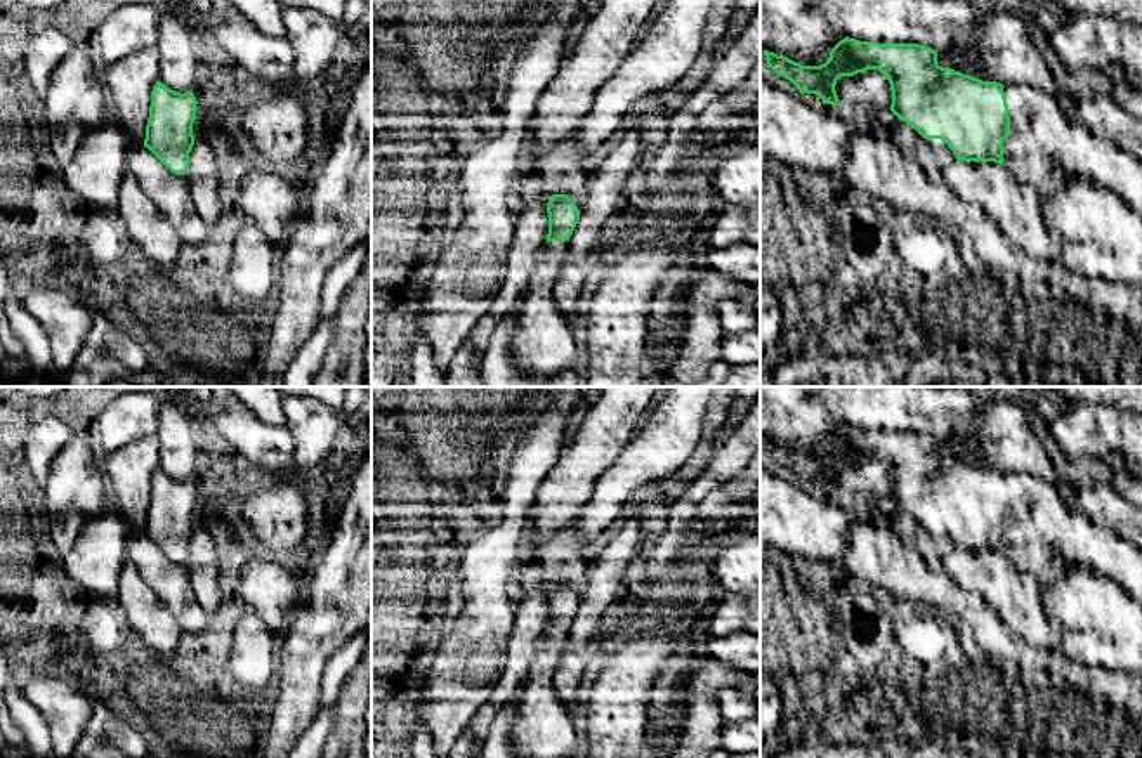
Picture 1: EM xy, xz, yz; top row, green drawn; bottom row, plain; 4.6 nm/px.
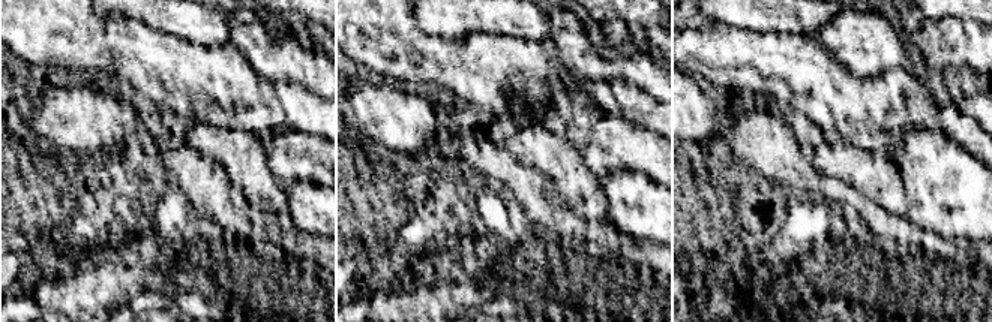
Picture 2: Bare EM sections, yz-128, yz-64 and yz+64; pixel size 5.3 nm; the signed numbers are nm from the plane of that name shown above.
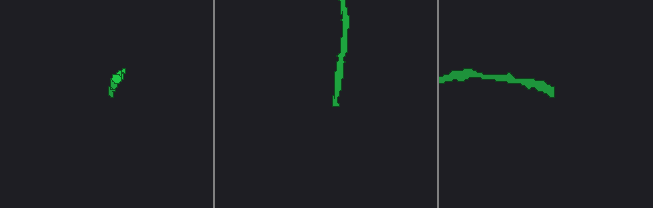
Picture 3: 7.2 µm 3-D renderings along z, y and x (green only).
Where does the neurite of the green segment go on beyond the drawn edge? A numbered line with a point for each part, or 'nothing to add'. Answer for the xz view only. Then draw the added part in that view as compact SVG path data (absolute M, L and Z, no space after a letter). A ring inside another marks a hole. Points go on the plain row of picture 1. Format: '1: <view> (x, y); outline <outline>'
1: xz (542, 727); outline M545 630L528 678L515 697L512 741L524 758L573 756L580 744L573 729L573 715L562 706L554 687L554 675L566 644L568 630Z

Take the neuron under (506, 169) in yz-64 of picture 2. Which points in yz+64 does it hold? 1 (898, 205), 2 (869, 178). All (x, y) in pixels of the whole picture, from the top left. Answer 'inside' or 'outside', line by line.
1: outside
2: outside

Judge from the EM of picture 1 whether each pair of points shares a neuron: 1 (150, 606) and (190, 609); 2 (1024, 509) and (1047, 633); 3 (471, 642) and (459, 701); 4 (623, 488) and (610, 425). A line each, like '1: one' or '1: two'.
1: two
2: two
3: one
4: two

